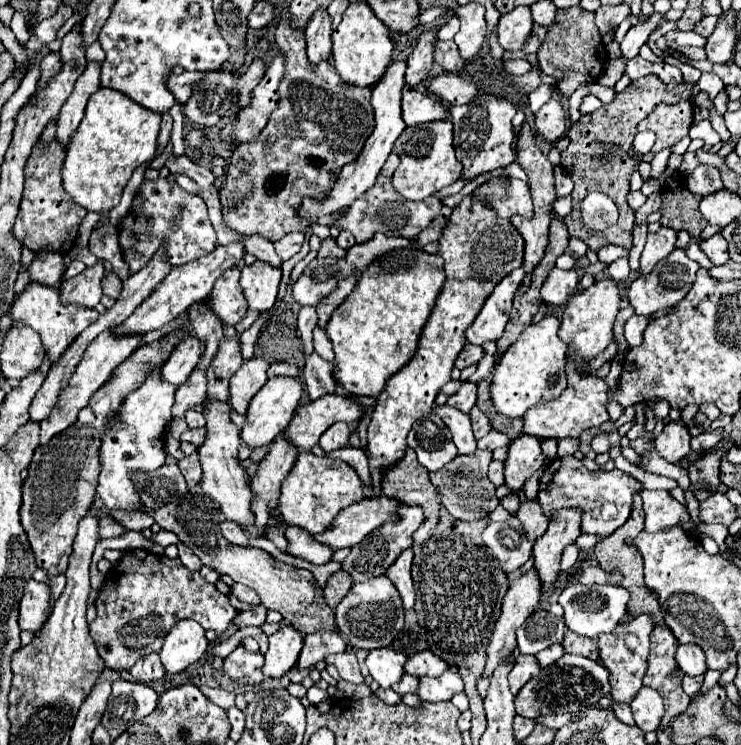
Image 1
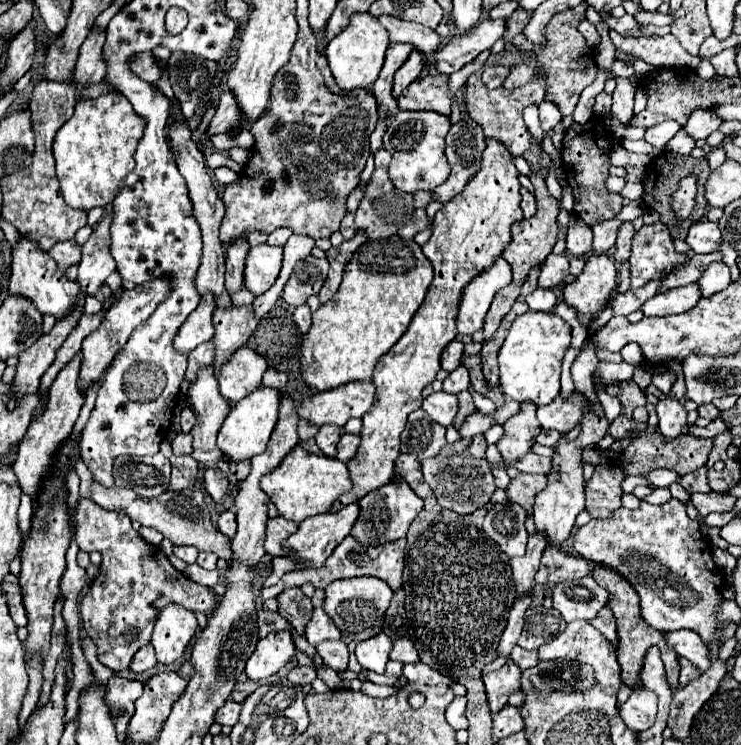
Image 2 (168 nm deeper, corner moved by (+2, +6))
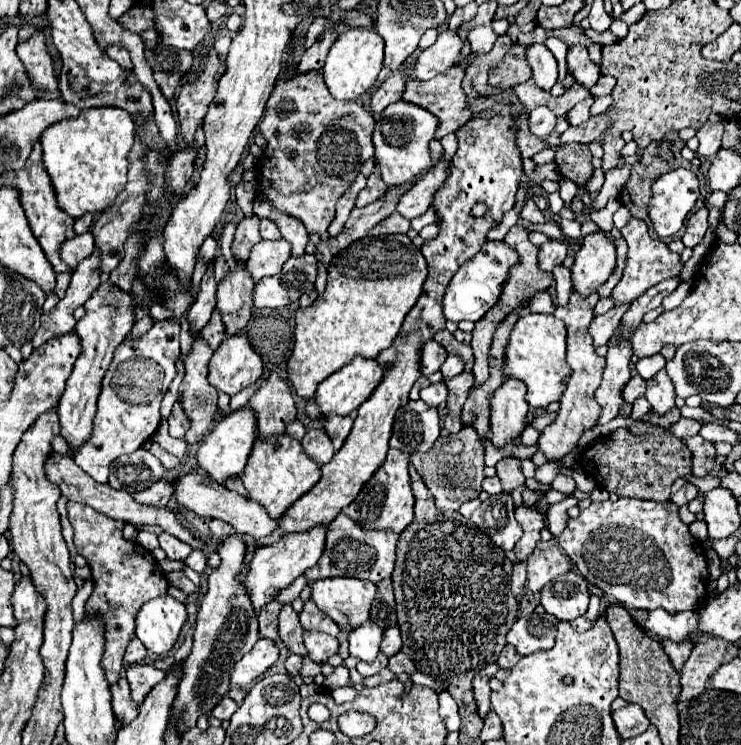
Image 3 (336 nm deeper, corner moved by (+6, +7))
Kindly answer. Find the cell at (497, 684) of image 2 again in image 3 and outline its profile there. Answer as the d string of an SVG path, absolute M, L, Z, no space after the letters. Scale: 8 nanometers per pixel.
M475 676L473 678L473 694L475 694L475 702L477 702L477 714L481 718L485 718L489 712L489 696L491 696L489 678Z

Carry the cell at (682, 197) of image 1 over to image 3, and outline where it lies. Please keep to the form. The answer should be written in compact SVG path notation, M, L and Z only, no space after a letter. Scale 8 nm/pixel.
M679 140L679 142L675 142L675 146L673 146L673 152L674 152L673 160L669 160L669 162L665 162L665 160L661 160L661 158L657 156L657 144L655 144L655 142L651 142L651 144L649 144L647 148L645 148L645 152L643 152L643 158L641 158L641 162L637 162L637 164L633 164L633 166L631 166L631 176L629 176L629 180L625 182L625 186L621 188L621 194L619 194L619 200L621 200L621 204L629 208L629 212L631 212L631 216L633 216L633 218L637 218L637 220L645 220L649 228L649 235L652 238L661 240L661 238L655 232L653 228L653 224L649 222L649 216L647 216L647 202L649 202L649 198L651 198L651 184L653 184L653 182L655 182L655 180L657 180L657 178L659 178L661 174L665 174L665 172L669 172L669 170L675 170L675 168L679 168L679 166L693 170L695 172L700 183L700 196L697 199L697 202L694 208L685 219L684 226L682 227L682 229L679 232L677 232L673 237L662 239L663 242L665 243L669 243L673 239L681 239L681 237L683 236L683 232L685 231L685 226L689 217L695 211L699 210L699 208L703 207L704 204L706 204L706 196L708 195L708 192L706 189L707 179L704 176L704 174L700 171L698 167L691 166L691 162L685 160L681 156L681 150L685 145L686 143L681 140Z

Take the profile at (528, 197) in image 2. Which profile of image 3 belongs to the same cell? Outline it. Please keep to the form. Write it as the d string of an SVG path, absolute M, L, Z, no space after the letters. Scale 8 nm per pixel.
M529 198L529 200L527 200L527 204L523 206L521 216L523 216L525 220L529 220L531 224L545 224L545 214L535 206L535 202L533 202L531 198Z

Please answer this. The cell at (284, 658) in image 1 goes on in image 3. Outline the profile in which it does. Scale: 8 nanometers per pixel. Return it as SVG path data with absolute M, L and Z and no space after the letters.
M261 638L257 640L257 644L251 648L249 654L245 654L231 670L231 684L235 686L249 686L253 680L257 680L269 666L273 666L273 662L279 656L279 648L275 646L273 640Z

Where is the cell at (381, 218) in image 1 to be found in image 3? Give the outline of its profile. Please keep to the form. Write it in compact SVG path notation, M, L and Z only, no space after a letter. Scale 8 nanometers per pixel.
M375 168L375 170L371 172L371 176L367 178L365 190L361 190L359 196L357 196L357 206L367 206L367 204L375 202L377 198L381 198L381 196L385 194L385 190L387 190L387 184L381 180L379 168Z

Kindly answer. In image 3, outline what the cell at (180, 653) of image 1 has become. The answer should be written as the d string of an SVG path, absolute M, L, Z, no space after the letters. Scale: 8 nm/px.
M165 594L145 602L139 608L135 616L135 636L143 642L147 652L159 656L173 648L185 620L185 606L173 596Z

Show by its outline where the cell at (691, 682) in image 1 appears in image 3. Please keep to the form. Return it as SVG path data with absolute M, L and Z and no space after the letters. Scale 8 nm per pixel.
M661 640L661 646L665 648L665 654L669 656L671 664L681 670L683 664L689 658L689 652L693 650L693 642L691 640L681 640L681 642L671 642L671 640Z

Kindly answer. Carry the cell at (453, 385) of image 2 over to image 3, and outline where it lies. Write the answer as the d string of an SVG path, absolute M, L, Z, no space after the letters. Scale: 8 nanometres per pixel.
M449 354L447 360L445 360L443 366L441 366L441 374L443 374L443 378L453 378L453 376L461 374L463 368L465 368L465 362L461 360L461 356Z

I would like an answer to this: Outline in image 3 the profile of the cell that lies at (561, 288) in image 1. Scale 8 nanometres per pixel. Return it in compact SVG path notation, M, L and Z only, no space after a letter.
M549 240L539 246L539 268L549 272L555 266L563 264L565 256L567 256L567 244L561 240Z

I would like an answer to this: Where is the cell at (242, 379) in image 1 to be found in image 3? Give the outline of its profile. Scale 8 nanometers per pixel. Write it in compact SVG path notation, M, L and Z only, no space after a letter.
M239 334L225 338L209 362L209 384L229 396L255 384L261 374L263 362L259 354L251 348L249 340Z

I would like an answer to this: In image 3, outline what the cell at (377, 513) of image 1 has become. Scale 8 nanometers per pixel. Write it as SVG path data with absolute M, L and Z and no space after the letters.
M317 526L317 528L311 528L307 532L285 534L283 540L279 540L279 542L275 542L271 546L263 546L263 548L255 550L255 556L249 562L249 572L245 574L245 580L243 580L243 588L245 588L247 596L251 598L255 614L259 614L259 610L265 604L273 602L275 596L281 590L285 590L297 576L301 576L307 568L311 568L311 566L317 564L317 560L323 554L325 532L327 532L327 528Z

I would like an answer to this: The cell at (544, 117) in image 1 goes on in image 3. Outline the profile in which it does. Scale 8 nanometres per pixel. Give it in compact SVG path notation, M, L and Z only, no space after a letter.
M545 106L535 108L533 112L529 112L527 118L529 118L529 128L531 128L531 132L533 132L539 140L547 140L549 134L555 130L555 114L551 114L551 110L545 108Z

